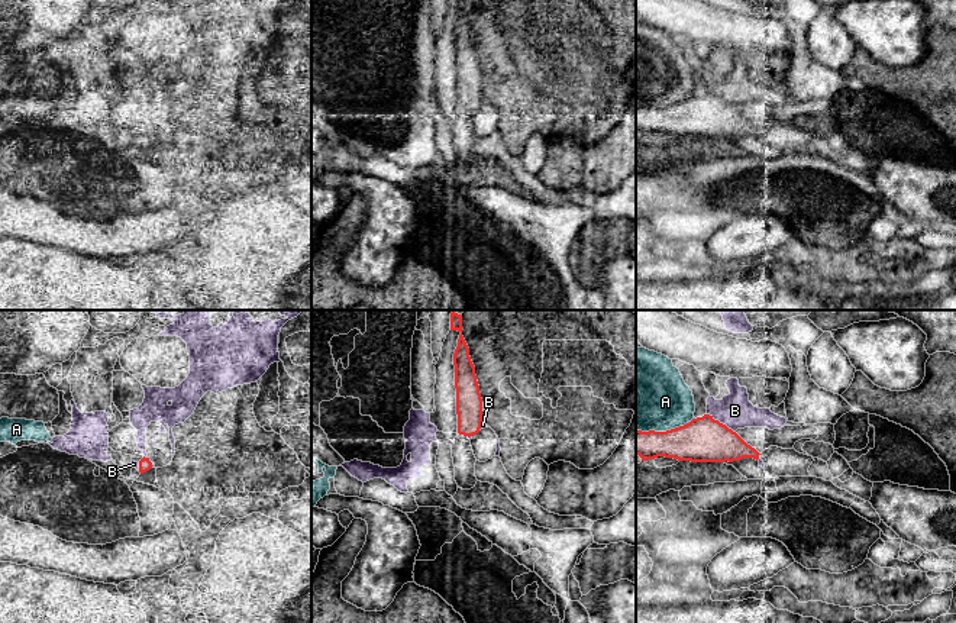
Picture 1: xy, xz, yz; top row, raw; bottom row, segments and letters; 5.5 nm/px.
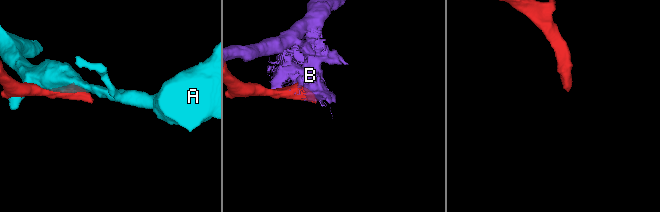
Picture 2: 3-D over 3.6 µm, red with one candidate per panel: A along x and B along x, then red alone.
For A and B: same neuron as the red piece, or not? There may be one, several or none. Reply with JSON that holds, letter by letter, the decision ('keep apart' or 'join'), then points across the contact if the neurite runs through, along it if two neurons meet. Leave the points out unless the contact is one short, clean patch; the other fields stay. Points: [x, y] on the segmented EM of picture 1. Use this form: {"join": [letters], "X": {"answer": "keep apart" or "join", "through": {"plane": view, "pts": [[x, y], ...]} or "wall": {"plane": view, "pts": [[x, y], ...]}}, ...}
{"join": [], "A": {"answer": "keep apart"}, "B": {"answer": "keep apart"}}

